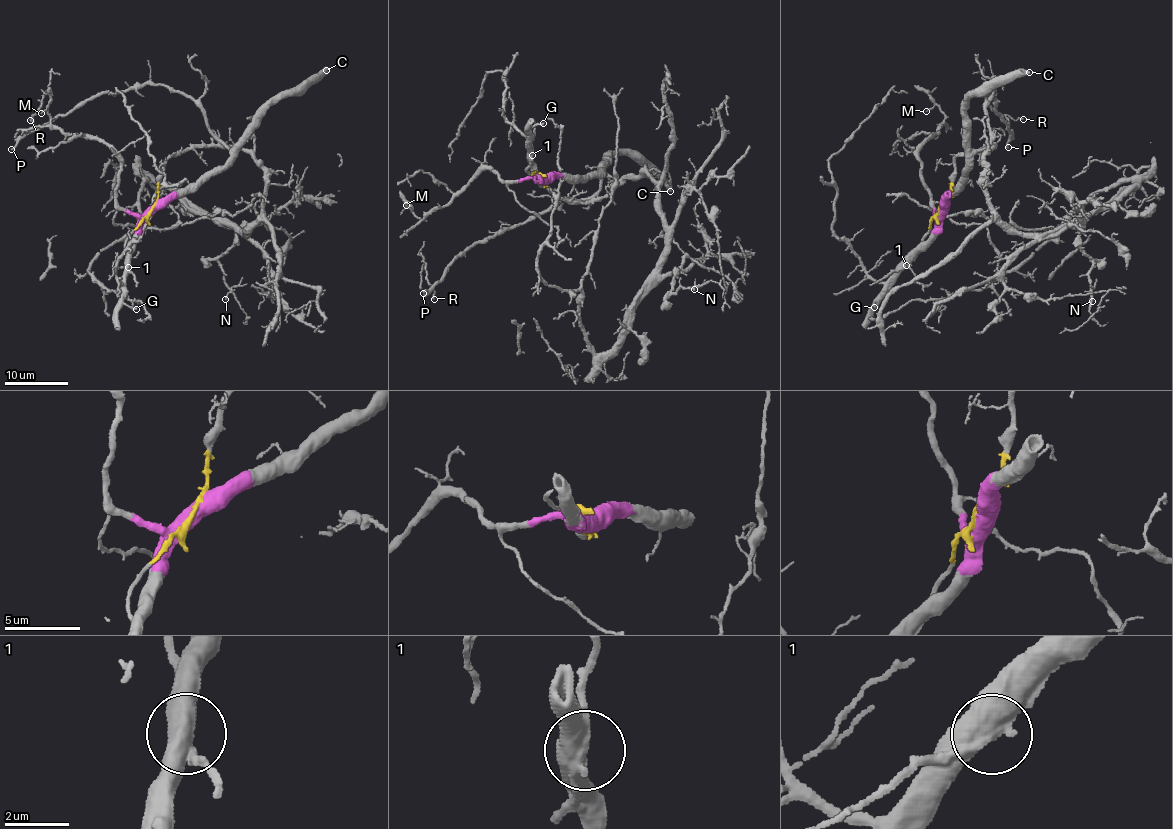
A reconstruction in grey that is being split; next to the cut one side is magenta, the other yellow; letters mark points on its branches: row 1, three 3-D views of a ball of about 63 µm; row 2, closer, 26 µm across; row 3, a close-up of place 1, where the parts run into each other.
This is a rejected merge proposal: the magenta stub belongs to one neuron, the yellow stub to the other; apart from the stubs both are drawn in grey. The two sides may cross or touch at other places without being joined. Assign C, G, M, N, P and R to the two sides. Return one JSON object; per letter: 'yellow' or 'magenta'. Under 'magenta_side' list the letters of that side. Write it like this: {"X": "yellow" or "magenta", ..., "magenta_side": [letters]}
{"C": "magenta", "G": "magenta", "M": "magenta", "N": "yellow", "P": "magenta", "R": "magenta", "magenta_side": ["C", "G", "M", "P", "R"]}

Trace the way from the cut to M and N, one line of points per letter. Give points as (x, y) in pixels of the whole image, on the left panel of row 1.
M: (152, 208), (131, 215), (118, 204), (118, 155), (95, 139), (66, 134), (51, 120), (47, 107), (41, 113)
N: (152, 208), (169, 158), (195, 146), (252, 156), (267, 195), (252, 228), (227, 225), (225, 299)

